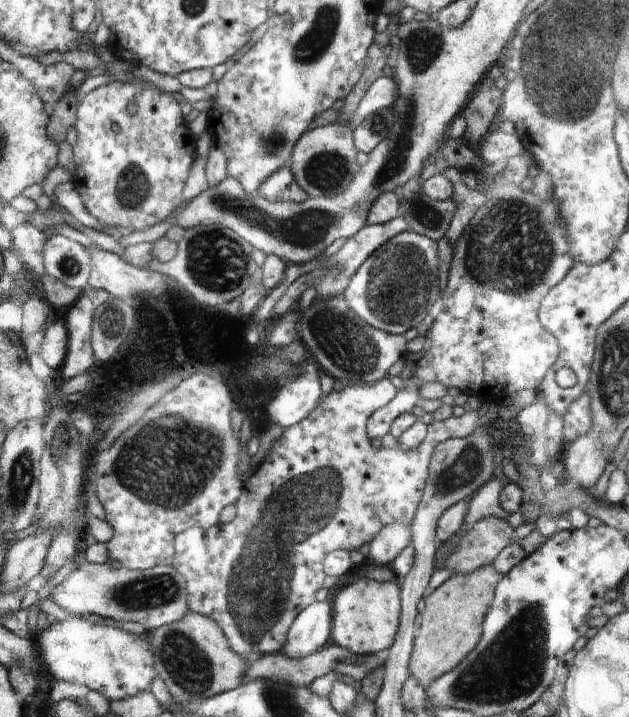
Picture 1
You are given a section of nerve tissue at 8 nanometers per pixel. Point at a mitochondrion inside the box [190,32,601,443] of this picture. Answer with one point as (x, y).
(511, 248)

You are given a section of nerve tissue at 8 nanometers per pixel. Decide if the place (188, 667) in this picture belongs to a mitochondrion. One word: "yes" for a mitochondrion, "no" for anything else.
yes

